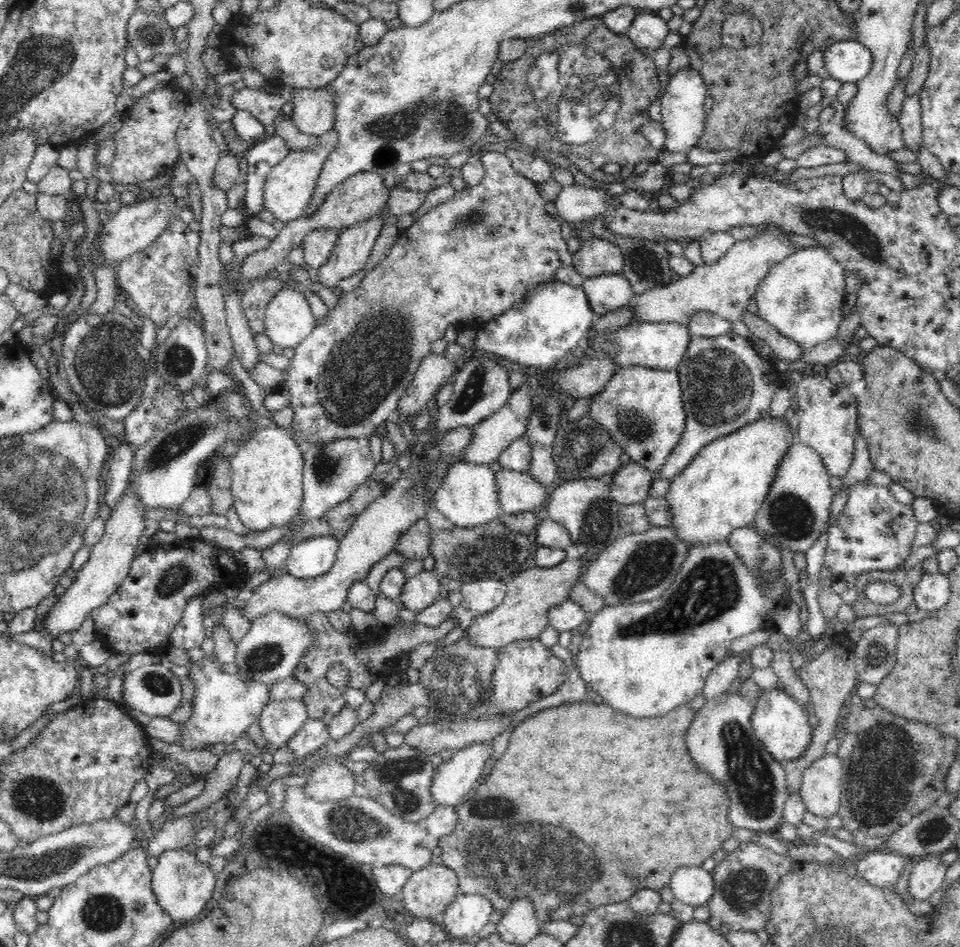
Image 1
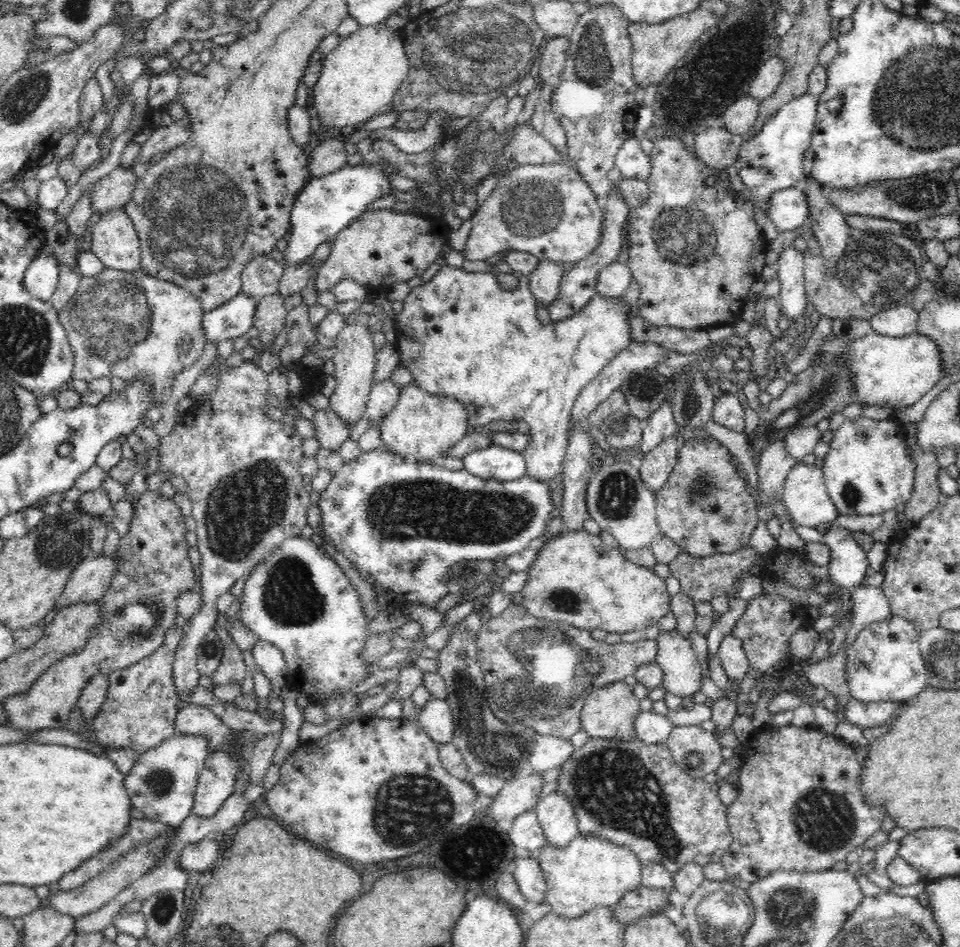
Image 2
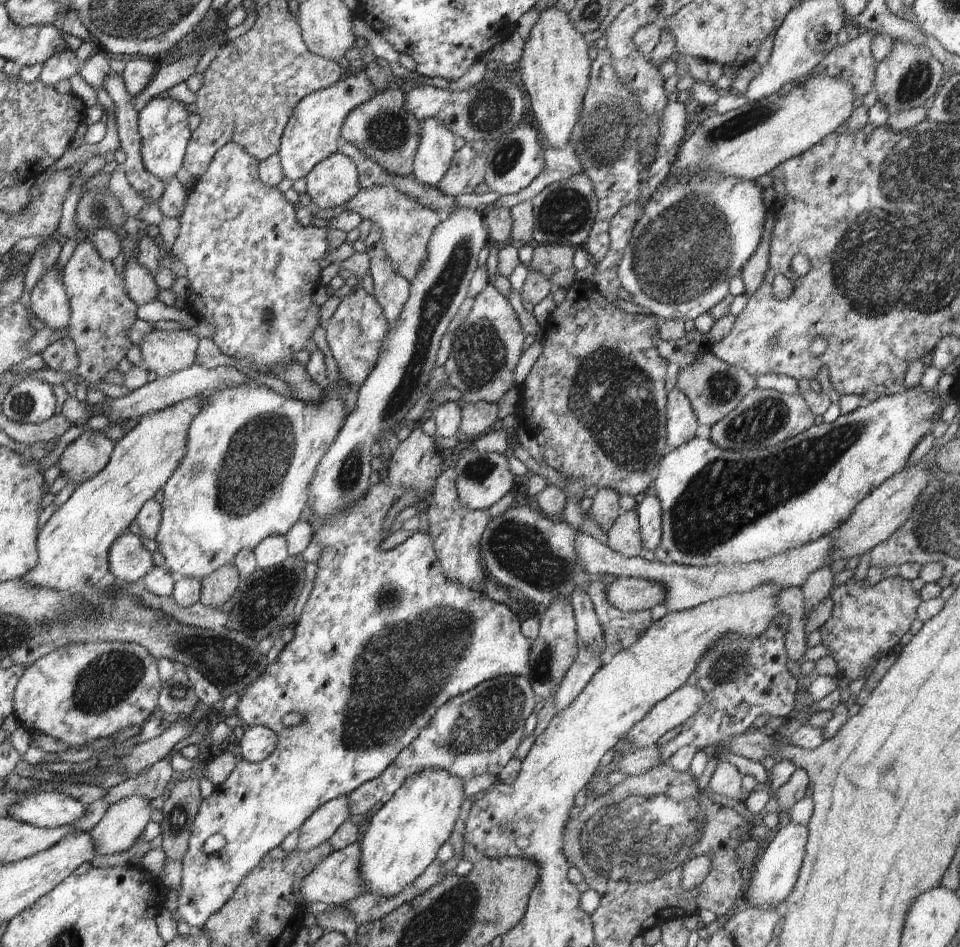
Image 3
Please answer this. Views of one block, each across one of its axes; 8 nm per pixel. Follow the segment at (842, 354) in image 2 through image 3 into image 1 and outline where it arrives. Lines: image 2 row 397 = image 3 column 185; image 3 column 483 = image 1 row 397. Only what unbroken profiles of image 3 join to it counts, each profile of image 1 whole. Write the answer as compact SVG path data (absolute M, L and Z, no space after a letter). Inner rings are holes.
M626 366L594 398L588 416L606 429L612 441L629 454L631 462L654 474L664 466L668 454L683 438L686 427L682 388L677 370L654 370L646 366Z

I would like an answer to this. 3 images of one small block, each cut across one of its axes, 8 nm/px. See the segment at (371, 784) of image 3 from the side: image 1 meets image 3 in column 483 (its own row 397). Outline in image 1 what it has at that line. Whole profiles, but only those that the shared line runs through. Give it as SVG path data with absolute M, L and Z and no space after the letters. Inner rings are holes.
M732 329L714 338L691 335L684 360L677 369L686 413L684 435L654 478L674 478L710 442L766 418L776 392L784 384L773 361L762 359L748 339Z

